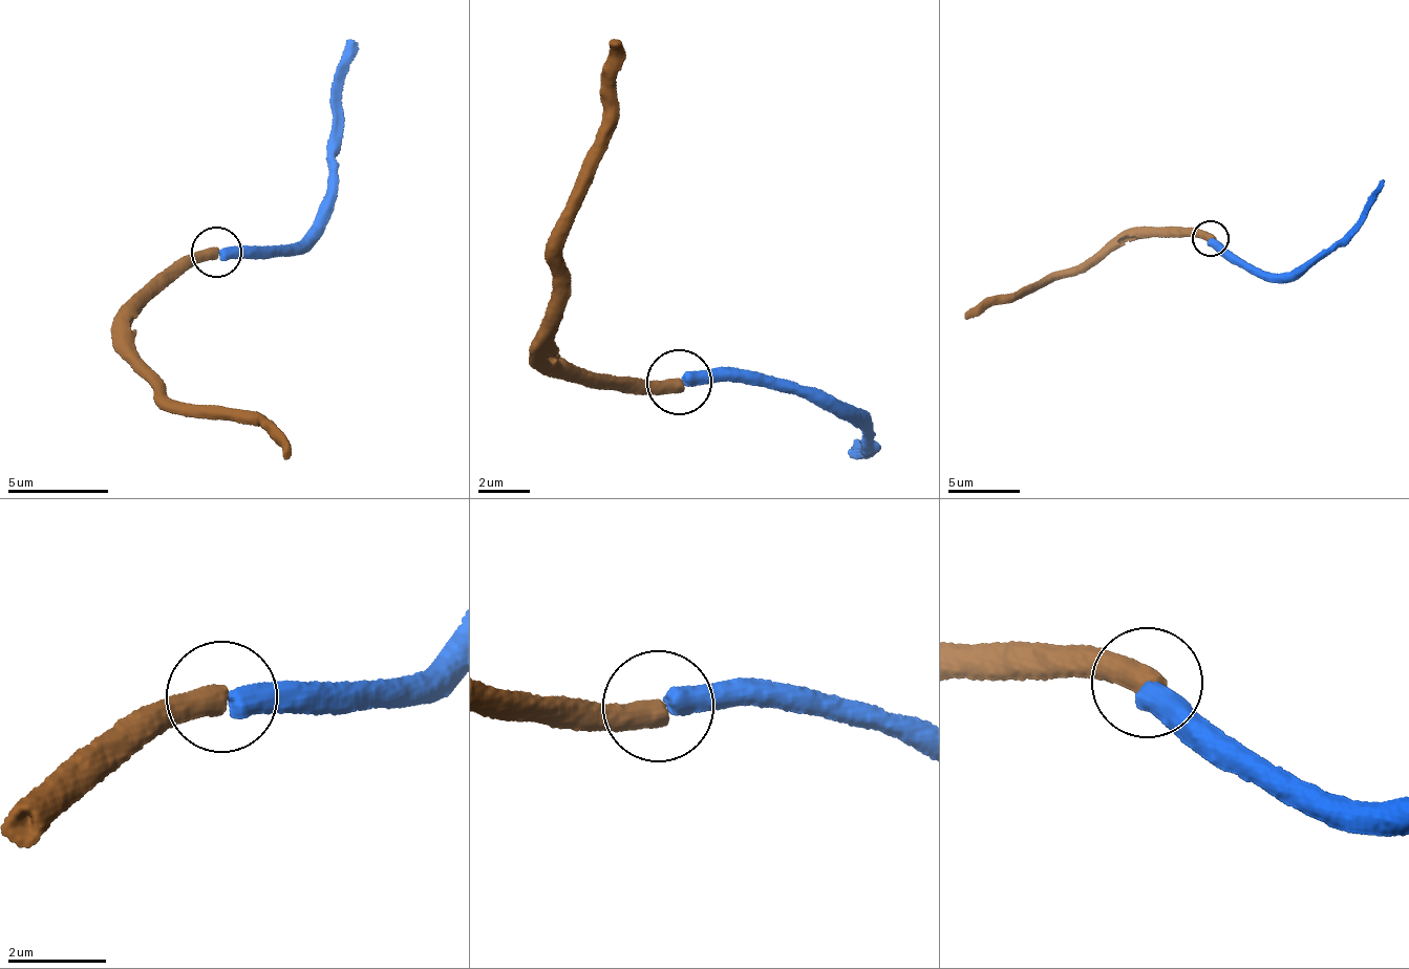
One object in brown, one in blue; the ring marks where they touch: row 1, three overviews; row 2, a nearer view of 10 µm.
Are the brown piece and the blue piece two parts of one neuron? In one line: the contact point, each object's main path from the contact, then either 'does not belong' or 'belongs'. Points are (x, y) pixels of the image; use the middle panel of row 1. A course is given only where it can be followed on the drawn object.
at (679, 382); brown runs (678, 381), (621, 392), (585, 384), (550, 350), (562, 249), (562, 207), (607, 117), (607, 57), (612, 46); blue runs (684, 380), (729, 370), (820, 387), (844, 401), (869, 447), (861, 443); belongs

